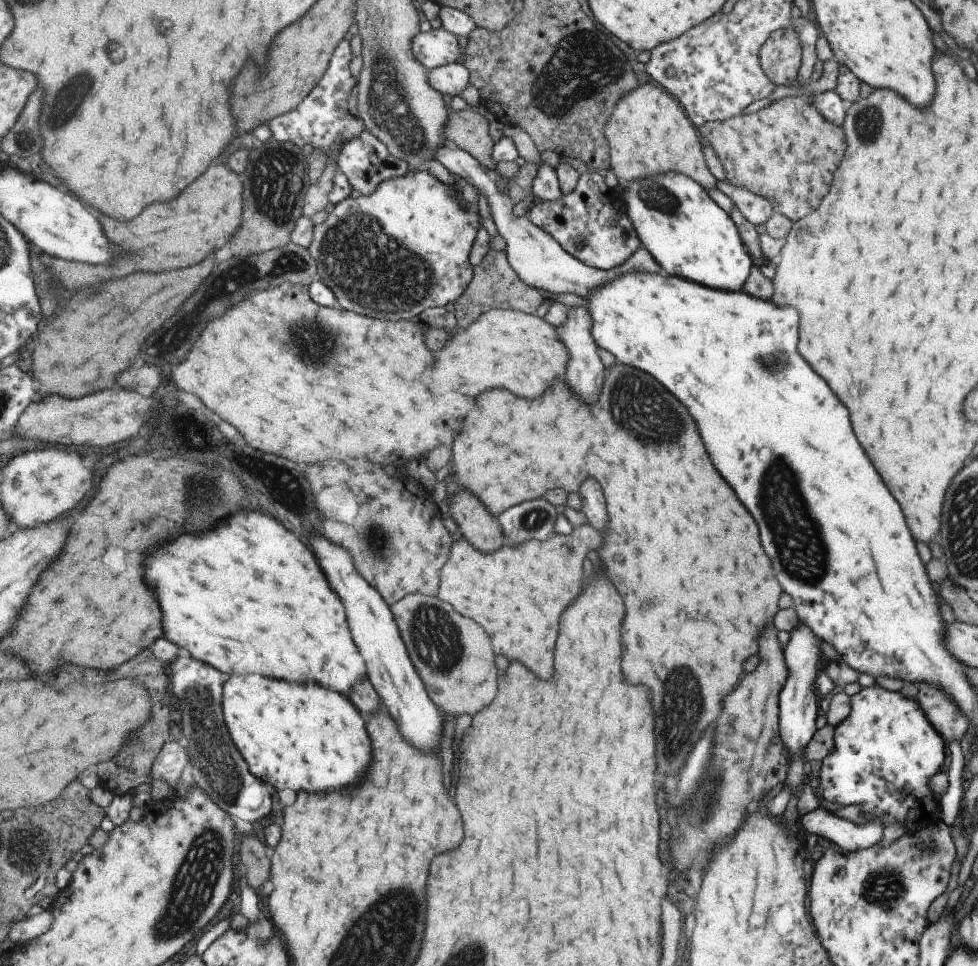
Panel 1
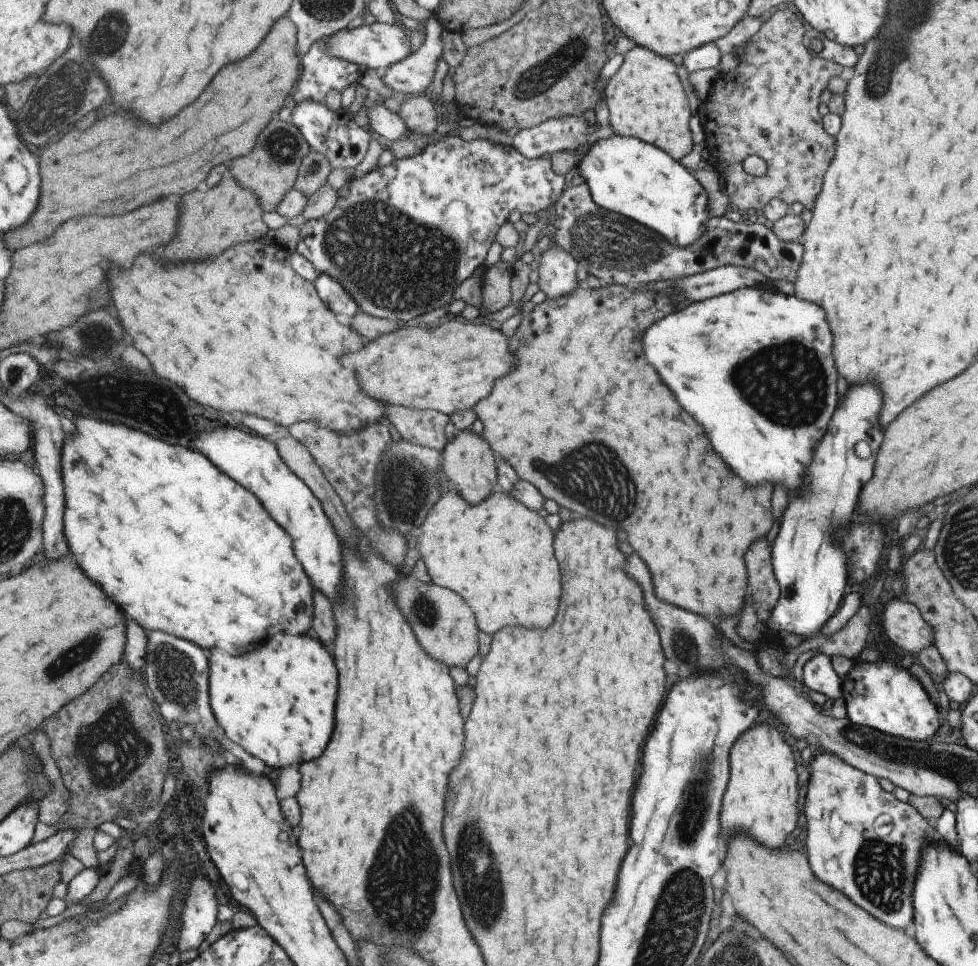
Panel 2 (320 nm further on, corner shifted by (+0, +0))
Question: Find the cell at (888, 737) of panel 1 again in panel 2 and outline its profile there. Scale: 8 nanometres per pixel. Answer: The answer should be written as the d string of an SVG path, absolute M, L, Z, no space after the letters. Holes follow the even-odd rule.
M893 644L889 648L879 649L881 655L877 662L859 663L852 659L853 666L846 672L841 683L841 698L844 700L846 717L856 725L866 726L886 735L893 735L900 739L910 741L929 740L939 726L939 709L931 703L921 684L913 677L907 669L899 667L897 660L901 660L902 653Z

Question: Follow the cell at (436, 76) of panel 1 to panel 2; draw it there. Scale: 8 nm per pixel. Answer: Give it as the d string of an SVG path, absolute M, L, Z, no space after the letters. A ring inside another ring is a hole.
M435 15L424 25L421 46L380 72L382 82L395 93L416 96L431 89L437 59L442 58L440 32L443 28Z

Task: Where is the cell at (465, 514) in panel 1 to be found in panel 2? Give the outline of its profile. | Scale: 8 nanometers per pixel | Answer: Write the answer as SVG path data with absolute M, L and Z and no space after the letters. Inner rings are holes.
M469 429L456 432L453 439L446 441L441 450L442 472L447 481L452 482L465 502L470 505L484 501L496 490L496 463L494 452L487 448L487 442Z

